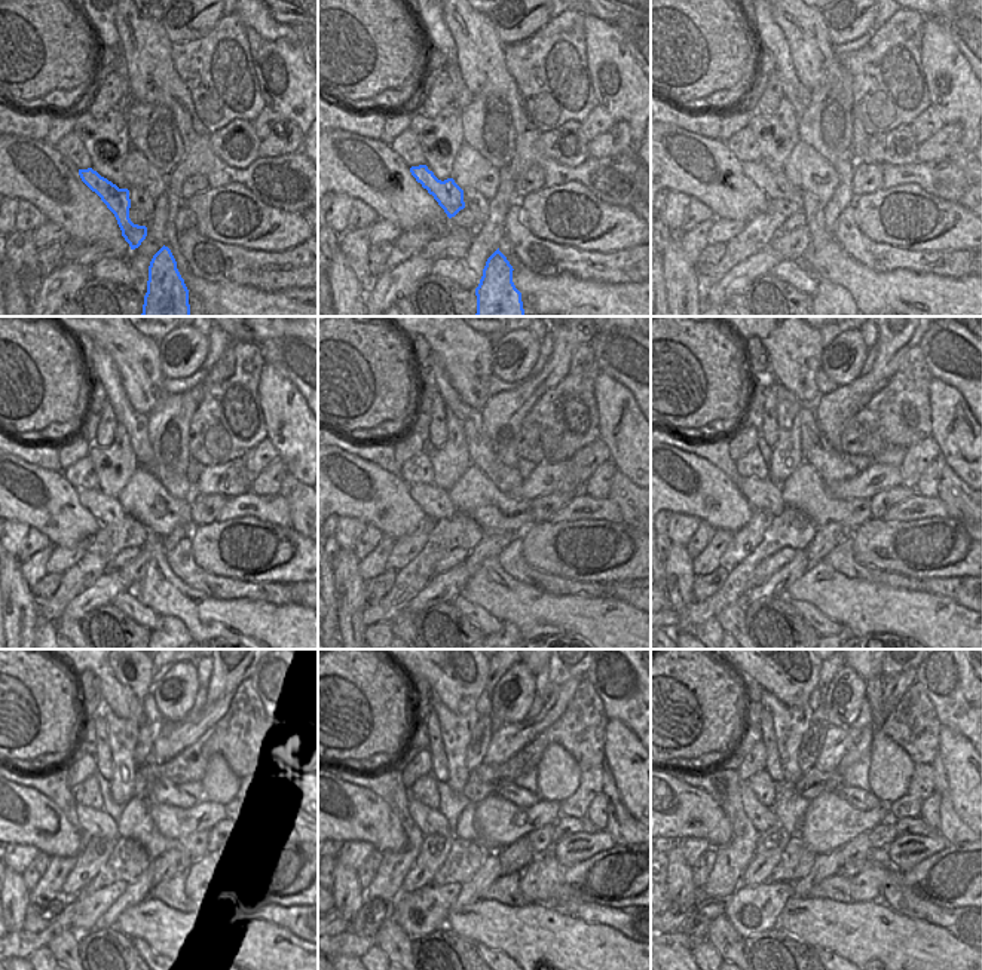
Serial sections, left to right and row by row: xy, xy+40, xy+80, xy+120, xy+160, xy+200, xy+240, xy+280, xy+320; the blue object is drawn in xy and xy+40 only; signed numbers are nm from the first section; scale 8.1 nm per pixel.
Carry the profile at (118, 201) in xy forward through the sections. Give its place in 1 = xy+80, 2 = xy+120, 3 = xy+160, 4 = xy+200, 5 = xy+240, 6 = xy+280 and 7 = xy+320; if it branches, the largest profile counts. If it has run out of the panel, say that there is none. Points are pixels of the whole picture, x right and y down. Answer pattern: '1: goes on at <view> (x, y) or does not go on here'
1: goes on at xy+80 (774, 184)
2: goes on at xy+120 (106, 510)
3: goes on at xy+160 (436, 502)
4: goes on at xy+200 (759, 493)
5: goes on at xy+240 (94, 823)
6: goes on at xy+280 (430, 820)
7: goes on at xy+320 (762, 819)

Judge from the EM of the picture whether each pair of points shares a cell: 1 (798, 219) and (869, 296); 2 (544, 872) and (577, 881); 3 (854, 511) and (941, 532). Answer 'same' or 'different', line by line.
1: different
2: same
3: different

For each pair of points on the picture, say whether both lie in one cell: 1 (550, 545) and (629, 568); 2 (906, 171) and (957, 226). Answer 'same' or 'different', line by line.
1: same
2: different

